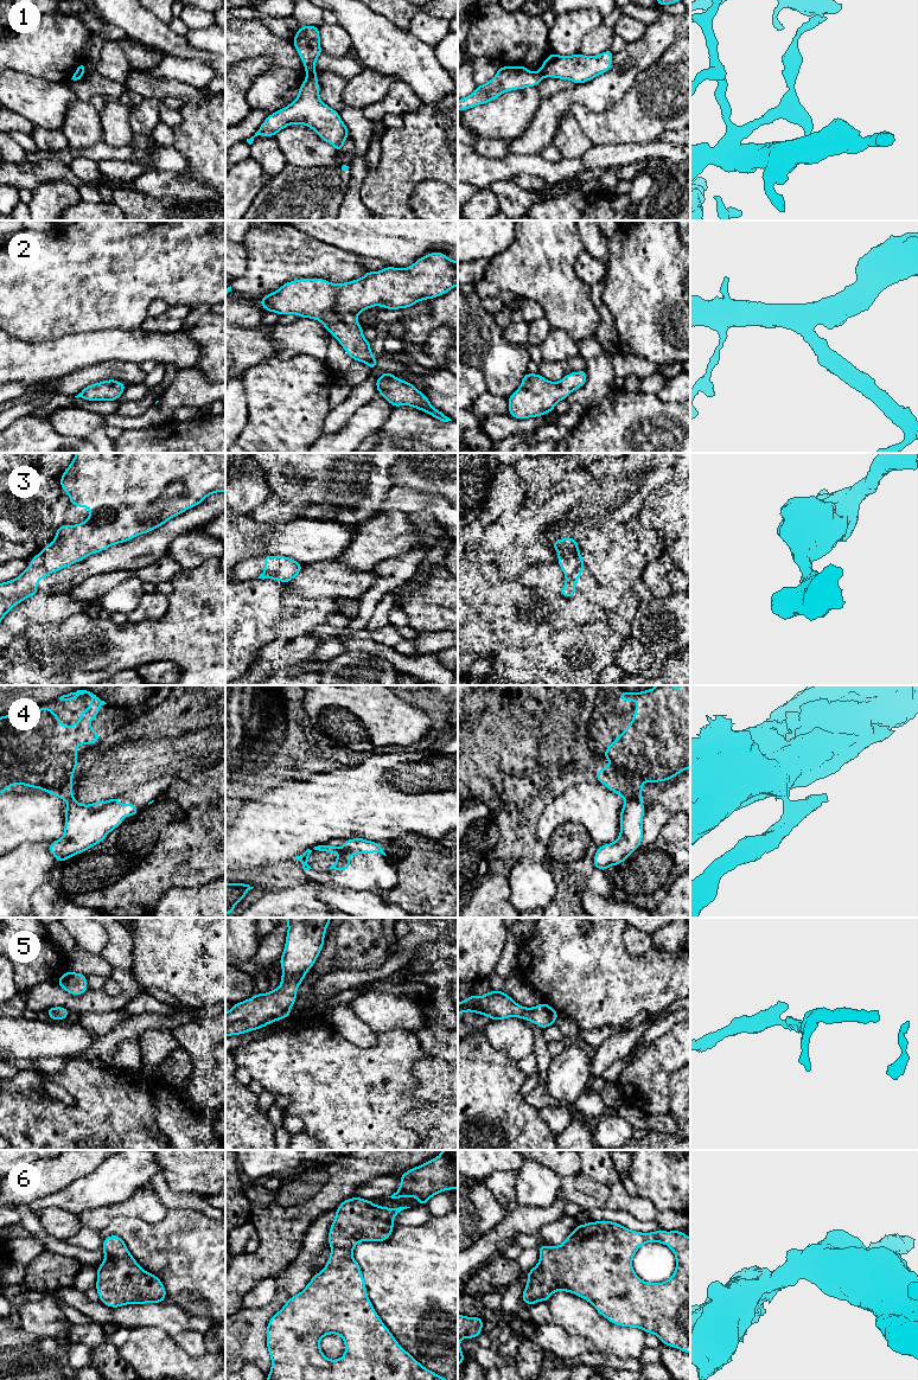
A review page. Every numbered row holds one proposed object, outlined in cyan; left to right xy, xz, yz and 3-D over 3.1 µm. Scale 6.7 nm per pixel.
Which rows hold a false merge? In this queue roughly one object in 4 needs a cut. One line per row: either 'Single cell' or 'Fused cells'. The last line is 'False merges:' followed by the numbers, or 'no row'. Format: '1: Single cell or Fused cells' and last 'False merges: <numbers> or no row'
1: Fused cells
2: Single cell
3: Fused cells
4: Fused cells
5: Single cell
6: Single cell
False merges: 1, 3, 4

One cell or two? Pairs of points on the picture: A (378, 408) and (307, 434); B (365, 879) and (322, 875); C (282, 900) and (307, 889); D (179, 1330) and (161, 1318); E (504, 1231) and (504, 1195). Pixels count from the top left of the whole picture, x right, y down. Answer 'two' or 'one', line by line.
A: two
B: one
C: one
D: one
E: two

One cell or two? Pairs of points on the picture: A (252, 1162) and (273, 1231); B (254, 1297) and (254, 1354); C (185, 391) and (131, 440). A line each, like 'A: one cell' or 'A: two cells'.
A: two cells
B: two cells
C: two cells

